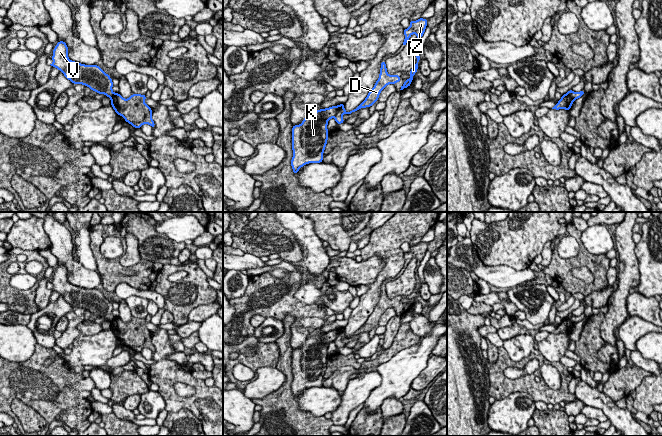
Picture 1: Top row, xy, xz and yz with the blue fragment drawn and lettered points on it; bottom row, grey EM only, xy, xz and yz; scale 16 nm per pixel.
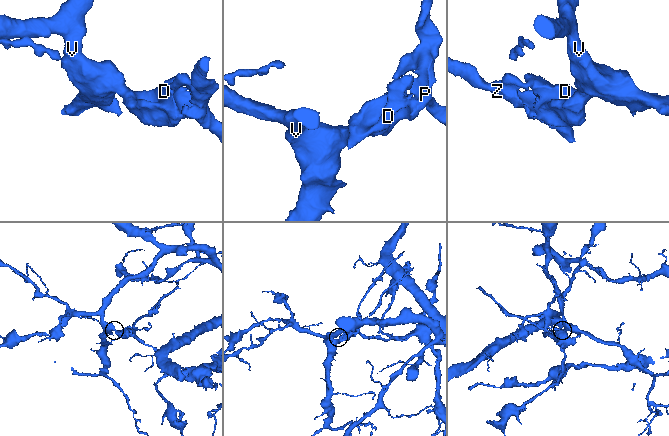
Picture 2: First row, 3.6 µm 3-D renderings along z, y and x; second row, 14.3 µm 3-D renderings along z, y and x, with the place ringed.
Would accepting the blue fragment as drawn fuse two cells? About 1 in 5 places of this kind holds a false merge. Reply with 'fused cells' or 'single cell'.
fused cells

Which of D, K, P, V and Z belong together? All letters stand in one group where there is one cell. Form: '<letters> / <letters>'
D P Z / K V

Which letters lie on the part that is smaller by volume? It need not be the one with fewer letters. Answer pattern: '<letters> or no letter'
D, P, Z

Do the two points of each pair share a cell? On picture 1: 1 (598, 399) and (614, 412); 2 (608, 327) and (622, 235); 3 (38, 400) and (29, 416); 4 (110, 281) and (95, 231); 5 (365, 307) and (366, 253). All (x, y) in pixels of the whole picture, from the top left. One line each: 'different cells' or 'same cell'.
1: same cell
2: same cell
3: different cells
4: same cell
5: same cell

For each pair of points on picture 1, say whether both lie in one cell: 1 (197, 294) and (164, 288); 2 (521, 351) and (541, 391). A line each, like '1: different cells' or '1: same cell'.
1: same cell
2: different cells

